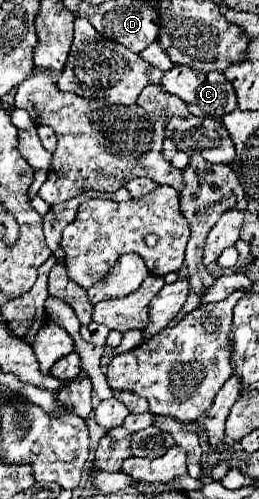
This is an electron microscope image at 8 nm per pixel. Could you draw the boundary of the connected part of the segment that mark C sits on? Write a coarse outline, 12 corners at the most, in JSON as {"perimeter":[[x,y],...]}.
{"perimeter":[[175,65],[163,75],[167,93],[195,117],[237,109],[223,73],[193,73]]}

